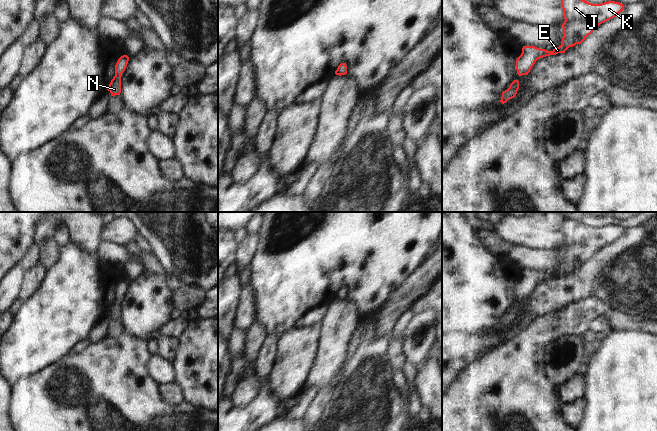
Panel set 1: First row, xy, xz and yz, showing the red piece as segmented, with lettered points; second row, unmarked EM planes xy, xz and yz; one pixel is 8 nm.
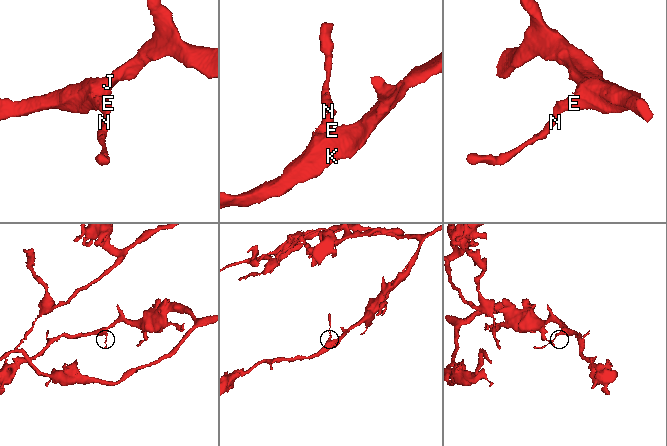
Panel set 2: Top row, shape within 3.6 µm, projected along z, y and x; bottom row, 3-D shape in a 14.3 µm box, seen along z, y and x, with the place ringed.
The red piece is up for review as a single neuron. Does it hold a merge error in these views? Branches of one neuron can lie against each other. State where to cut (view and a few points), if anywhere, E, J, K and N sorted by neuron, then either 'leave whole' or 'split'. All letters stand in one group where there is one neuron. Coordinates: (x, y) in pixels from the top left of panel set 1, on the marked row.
cut none; groups E J K N; leave whole

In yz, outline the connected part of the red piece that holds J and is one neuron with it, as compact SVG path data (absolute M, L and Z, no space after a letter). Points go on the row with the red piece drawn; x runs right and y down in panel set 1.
M561 0L561 6L565 19L561 25L564 30L561 45L552 51L535 46L523 46L522 53L516 60L519 76L528 75L538 59L565 53L569 47L580 45L600 24L614 18L625 7L615 1L592 4L585 0Z

